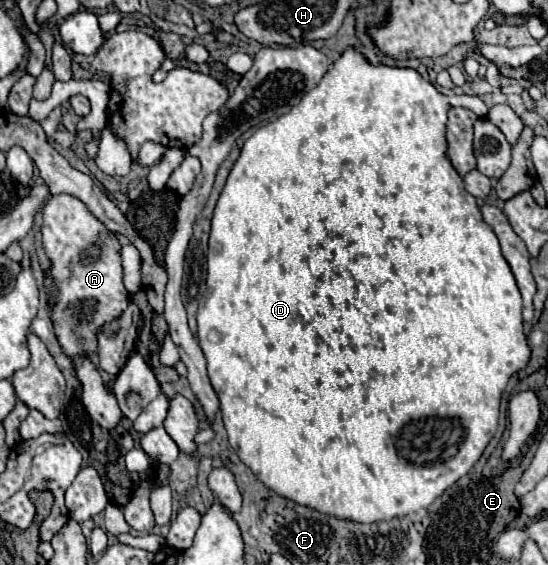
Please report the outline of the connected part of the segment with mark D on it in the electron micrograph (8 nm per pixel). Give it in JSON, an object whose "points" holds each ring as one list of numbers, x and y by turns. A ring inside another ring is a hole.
{"points":[[346,49,342,57,332,65,332,69,322,77,322,81,308,91,302,101,288,111,286,115,278,117,276,121,260,127,244,145,240,151,238,161,234,163,228,181,218,197,218,203,214,207,212,215,212,229,210,229,210,243,208,243,208,281,204,297,200,299,198,307,198,341,208,361,208,377,210,383,220,399,220,411,222,421,228,431,228,441,238,453,238,457,252,469,252,473,266,483,274,493,306,507,314,507,316,511,322,511,324,515,336,517,336,519,350,519,356,523,376,523,376,521,390,521,394,517,402,517,408,513,416,513,430,503,434,503,448,487,452,487,460,477,464,477,480,459,482,451,494,437,498,429,498,407,502,399,502,391,508,385,508,379,526,367,530,359,528,341,522,329,522,297,516,285,516,279,510,271,510,265,500,253,498,239,494,231,482,221,480,209,476,199,464,189,462,177,452,167,448,155,446,155,446,113,448,109,456,105,456,97,448,97,436,91,436,87,428,81,424,81,414,69,400,69,400,67,386,67,386,65,370,65,362,55,358,55,354,49],[422,419,456,419,450,421,450,429,402,429,406,425,412,425]]}

